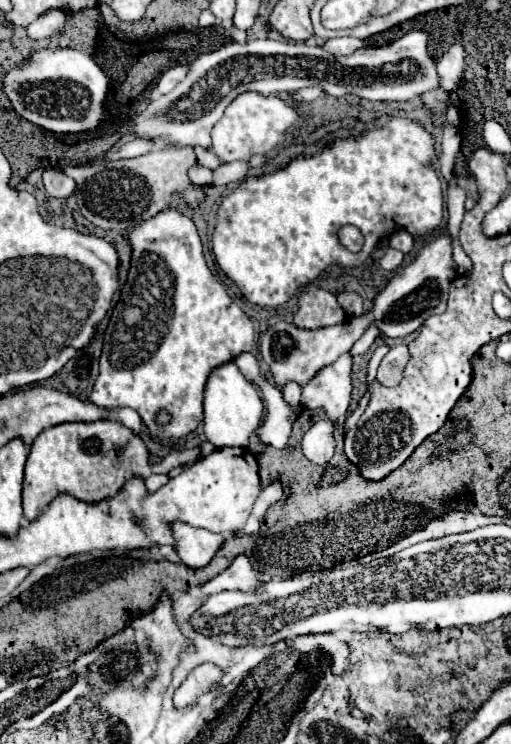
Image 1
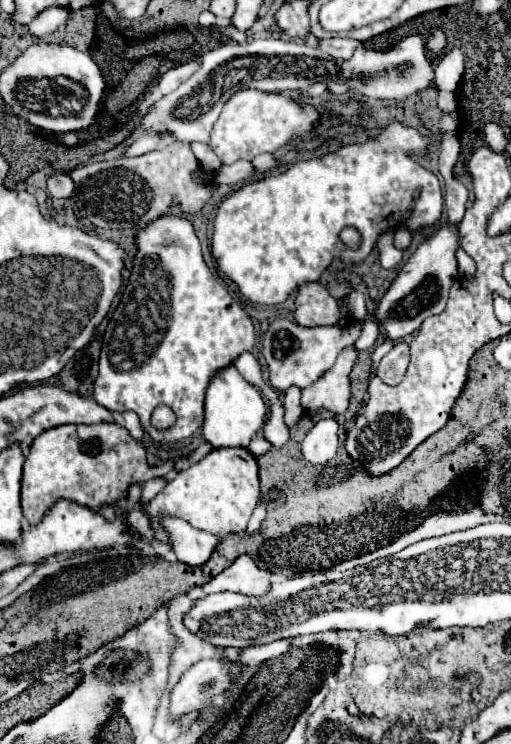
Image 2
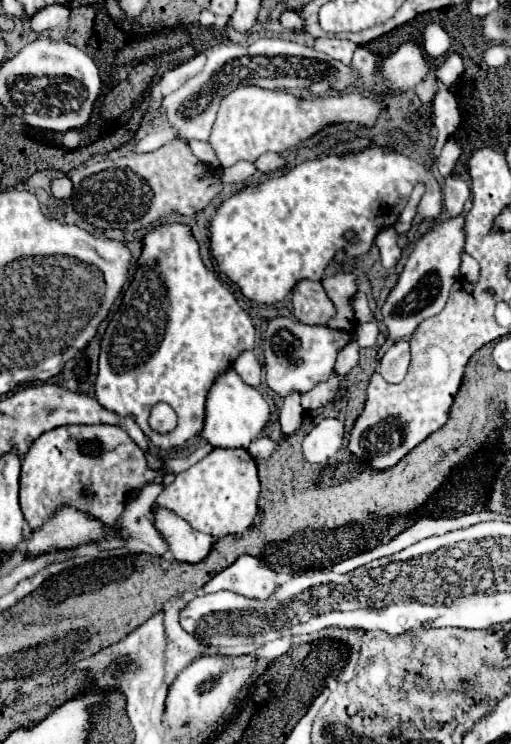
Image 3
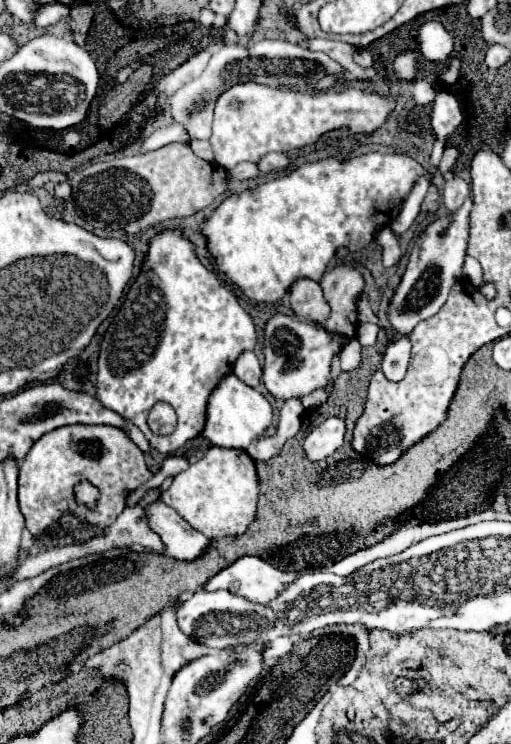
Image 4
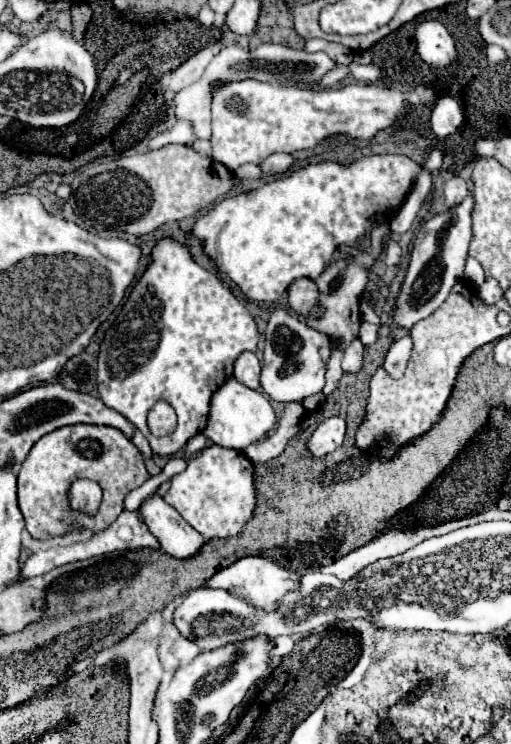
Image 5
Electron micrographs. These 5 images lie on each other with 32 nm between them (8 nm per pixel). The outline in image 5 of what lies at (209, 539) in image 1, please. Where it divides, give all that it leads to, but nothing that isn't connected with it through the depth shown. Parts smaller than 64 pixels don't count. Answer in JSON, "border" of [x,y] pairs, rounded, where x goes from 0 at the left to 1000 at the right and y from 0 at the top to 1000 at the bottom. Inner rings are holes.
{"border":[[[309,664],[286,667],[270,691],[290,712],[309,723],[313,737],[341,750],[380,747],[399,728],[399,723]]]}

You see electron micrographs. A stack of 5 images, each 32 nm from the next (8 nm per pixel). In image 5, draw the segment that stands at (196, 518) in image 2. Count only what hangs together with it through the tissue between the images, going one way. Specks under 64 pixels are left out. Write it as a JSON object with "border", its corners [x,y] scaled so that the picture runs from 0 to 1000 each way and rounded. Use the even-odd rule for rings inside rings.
{"border":[[[415,597],[372,616],[360,634],[337,640],[337,651],[321,672],[341,680],[348,691],[403,726],[462,720],[493,696],[501,680],[493,624],[474,608]]]}

